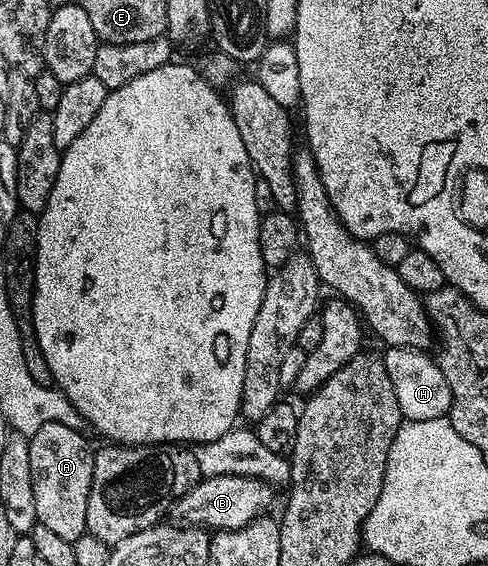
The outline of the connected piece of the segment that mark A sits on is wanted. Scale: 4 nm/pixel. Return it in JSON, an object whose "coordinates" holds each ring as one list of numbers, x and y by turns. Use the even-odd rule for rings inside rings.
{"coordinates":[[42,425,38,433,34,433,28,440,30,445,30,477,34,481,34,509,36,510,36,521,46,525,46,529,52,530,58,537,65,541,74,542,87,532,86,505,90,501,90,485,94,473,94,447,84,440,83,430,75,431,70,425]]}

